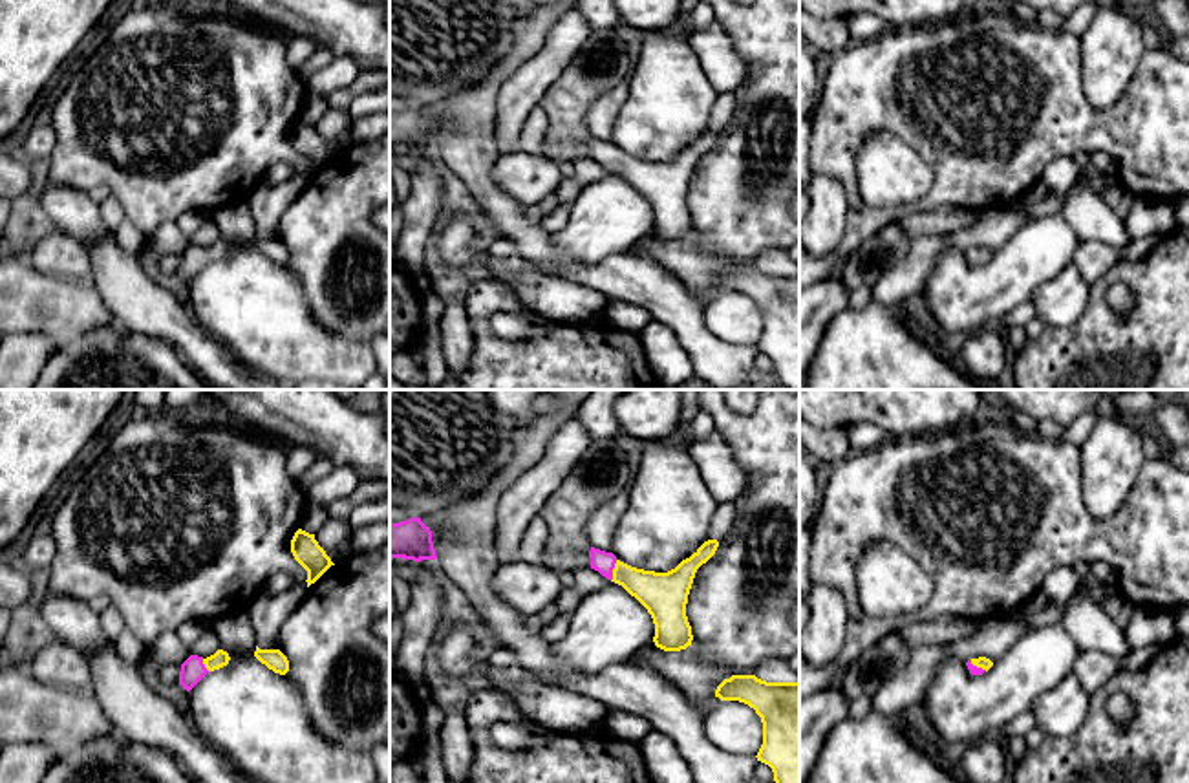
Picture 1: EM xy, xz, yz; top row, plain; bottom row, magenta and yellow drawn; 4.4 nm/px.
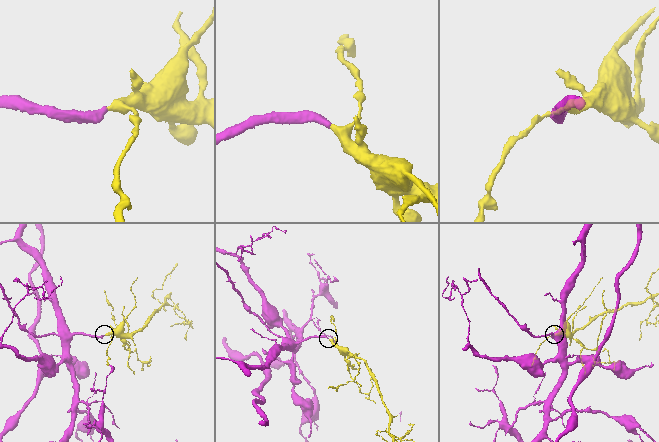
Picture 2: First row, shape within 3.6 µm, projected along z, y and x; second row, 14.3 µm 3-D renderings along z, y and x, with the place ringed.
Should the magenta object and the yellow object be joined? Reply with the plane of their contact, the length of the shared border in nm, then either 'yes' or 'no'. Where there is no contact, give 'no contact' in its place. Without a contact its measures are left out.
xz | 100 nm | yes

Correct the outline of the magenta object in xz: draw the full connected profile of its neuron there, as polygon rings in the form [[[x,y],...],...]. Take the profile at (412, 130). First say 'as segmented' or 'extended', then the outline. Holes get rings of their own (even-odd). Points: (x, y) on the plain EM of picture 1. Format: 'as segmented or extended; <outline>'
as segmented; [[[410,108],[406,112],[390,113],[390,150],[435,150],[435,139],[432,132],[432,121],[421,108]]]

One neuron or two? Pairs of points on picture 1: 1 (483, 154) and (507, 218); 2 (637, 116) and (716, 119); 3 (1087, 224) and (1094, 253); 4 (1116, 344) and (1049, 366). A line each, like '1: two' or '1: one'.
1: one
2: two
3: two
4: one

